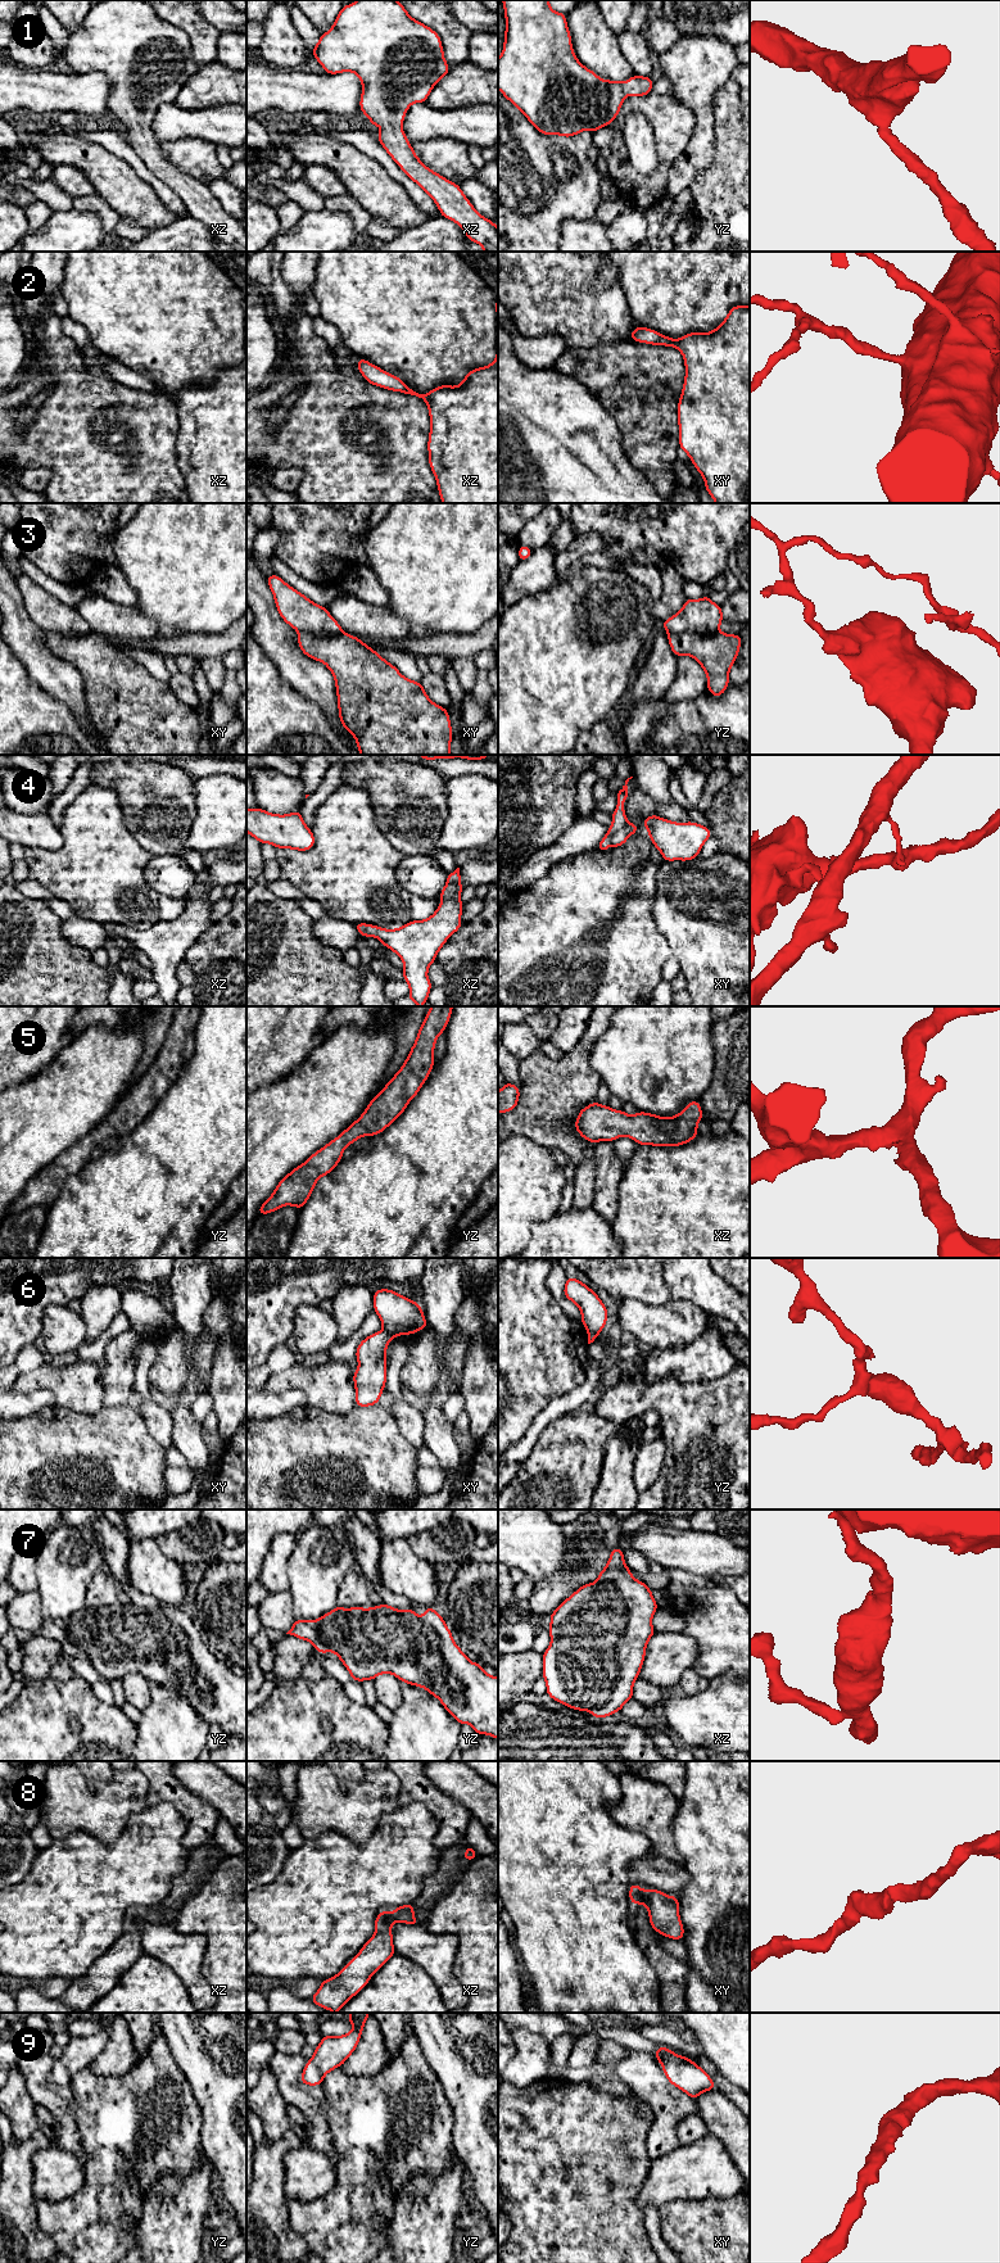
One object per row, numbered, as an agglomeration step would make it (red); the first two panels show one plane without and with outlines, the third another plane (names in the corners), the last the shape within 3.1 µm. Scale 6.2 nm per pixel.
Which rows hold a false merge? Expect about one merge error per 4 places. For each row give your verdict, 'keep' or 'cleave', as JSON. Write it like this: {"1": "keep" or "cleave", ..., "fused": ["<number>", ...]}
{"1": "keep", "2": "keep", "3": "cleave", "4": "keep", "5": "keep", "6": "cleave", "7": "keep", "8": "keep", "9": "keep", "fused": ["3", "6"]}

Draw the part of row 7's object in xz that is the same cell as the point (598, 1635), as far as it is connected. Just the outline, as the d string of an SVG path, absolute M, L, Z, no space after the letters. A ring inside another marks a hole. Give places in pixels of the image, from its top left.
M617 1547L611 1549L608 1562L598 1572L598 1579L582 1585L549 1616L551 1644L543 1652L542 1671L547 1684L546 1693L569 1708L592 1712L594 1719L621 1711L623 1706L633 1698L633 1685L639 1676L647 1643L655 1634L652 1616L657 1608L652 1590L632 1576L632 1570L624 1561L624 1552Z

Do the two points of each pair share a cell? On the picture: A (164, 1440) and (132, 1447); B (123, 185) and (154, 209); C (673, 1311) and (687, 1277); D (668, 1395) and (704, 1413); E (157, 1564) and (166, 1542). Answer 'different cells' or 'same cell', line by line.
A: different cells
B: same cell
C: different cells
D: same cell
E: different cells

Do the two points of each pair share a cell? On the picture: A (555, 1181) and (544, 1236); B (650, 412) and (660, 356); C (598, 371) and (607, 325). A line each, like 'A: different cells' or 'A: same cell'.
A: different cells
B: same cell
C: different cells

